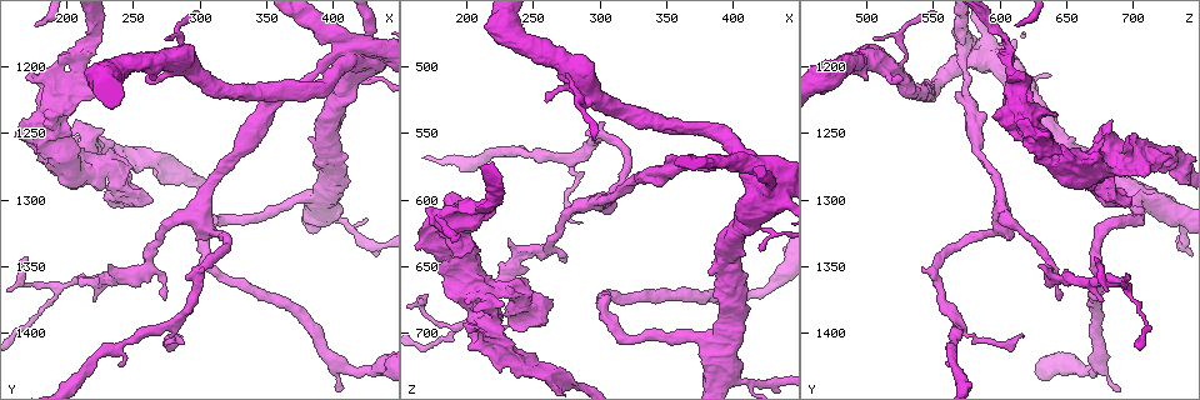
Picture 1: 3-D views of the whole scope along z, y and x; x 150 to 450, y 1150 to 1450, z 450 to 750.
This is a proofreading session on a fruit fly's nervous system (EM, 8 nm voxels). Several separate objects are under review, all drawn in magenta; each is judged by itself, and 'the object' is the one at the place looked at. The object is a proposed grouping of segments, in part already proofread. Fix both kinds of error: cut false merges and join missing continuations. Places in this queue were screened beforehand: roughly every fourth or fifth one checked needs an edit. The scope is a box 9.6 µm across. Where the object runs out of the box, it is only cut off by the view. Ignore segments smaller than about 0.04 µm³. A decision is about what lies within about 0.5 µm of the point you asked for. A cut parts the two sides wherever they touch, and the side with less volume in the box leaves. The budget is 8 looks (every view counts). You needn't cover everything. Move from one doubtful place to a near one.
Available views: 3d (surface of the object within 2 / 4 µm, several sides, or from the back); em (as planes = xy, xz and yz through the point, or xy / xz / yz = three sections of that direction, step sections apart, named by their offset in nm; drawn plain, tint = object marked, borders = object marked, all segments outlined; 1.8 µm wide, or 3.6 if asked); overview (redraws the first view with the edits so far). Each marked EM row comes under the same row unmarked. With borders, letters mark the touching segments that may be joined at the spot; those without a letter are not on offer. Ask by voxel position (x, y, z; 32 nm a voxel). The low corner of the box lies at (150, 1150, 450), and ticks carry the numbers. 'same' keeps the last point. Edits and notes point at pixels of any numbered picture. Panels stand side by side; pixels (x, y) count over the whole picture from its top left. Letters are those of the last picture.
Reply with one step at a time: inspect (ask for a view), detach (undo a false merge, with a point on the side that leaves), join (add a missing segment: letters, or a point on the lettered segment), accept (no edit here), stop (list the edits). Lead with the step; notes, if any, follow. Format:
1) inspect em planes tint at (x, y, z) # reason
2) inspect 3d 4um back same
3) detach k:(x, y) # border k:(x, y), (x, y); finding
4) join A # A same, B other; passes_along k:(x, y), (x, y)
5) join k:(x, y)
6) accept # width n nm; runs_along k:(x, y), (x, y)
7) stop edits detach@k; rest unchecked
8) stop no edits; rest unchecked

inspect 3d 2um at (238, 1272, 658) # stops while still wide

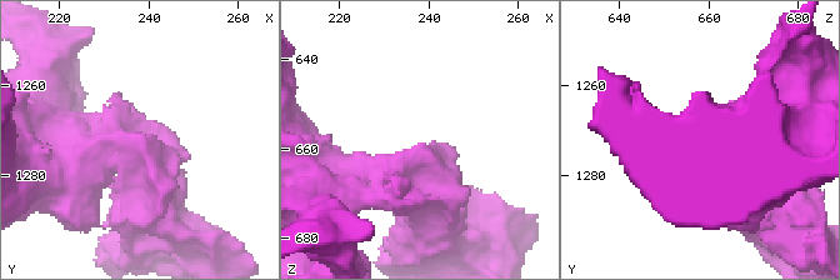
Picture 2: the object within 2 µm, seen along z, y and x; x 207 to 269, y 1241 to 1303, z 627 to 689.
inspect em xy step 8 borders at (240, 1271, 659) # need the tissue

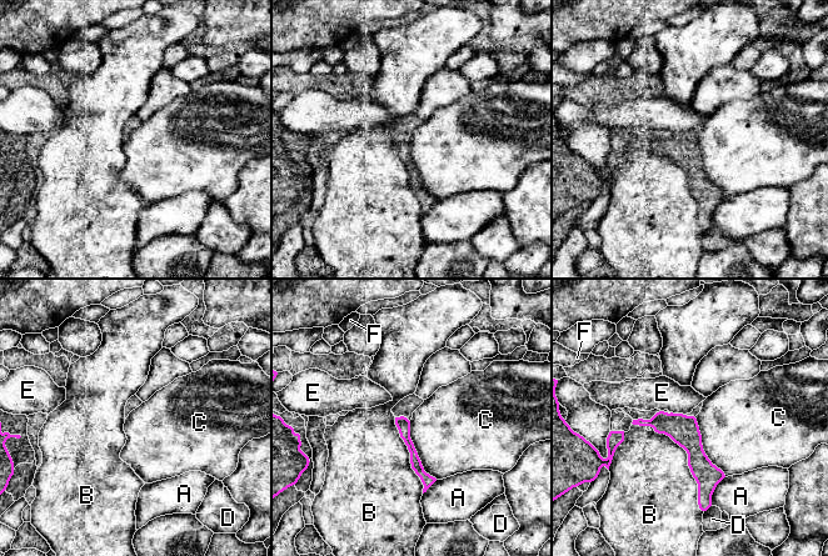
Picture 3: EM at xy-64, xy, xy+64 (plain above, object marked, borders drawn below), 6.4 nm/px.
inspect em planes borders same

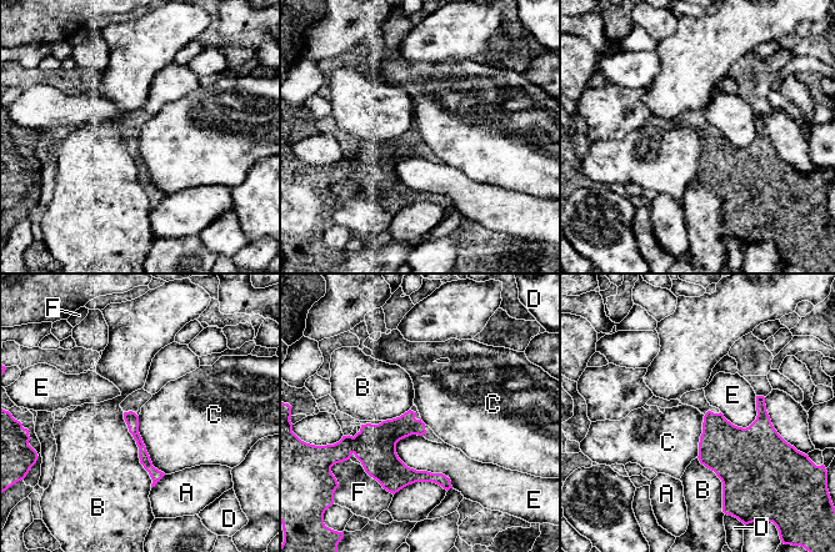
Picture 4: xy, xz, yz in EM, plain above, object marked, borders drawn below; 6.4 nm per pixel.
accept # A other, B other, C other, D other, E other, F other; no lettered segment goes on from it

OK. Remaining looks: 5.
inspect em 3.6um planes borders at (196, 1230, 612)

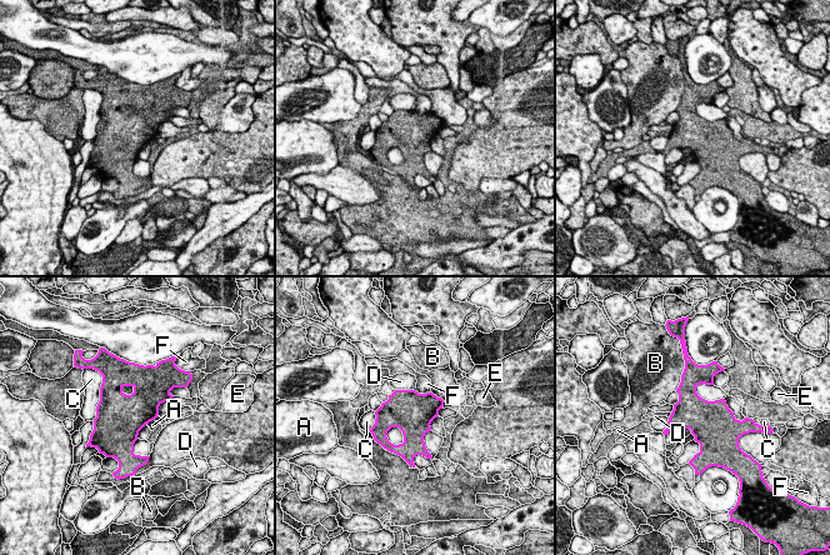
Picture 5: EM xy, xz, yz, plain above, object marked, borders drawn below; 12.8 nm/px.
accept # A other, B other, C other, D other, E other, F other; border 5:(154, 419), (148, 424); one cell here

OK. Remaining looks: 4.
inspect 3d 4um at (412, 1194, 572) # four or more arms meet

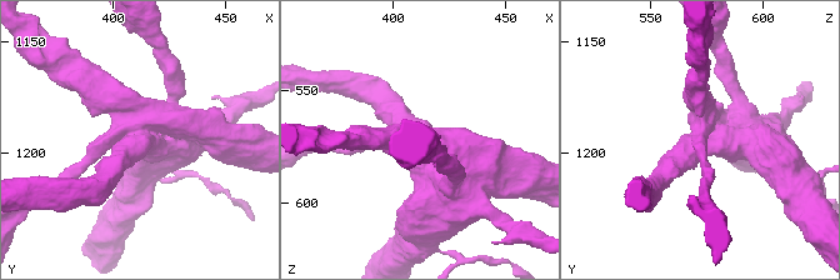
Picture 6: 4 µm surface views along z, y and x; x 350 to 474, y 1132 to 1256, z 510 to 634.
inspect em 3.6um planes tint at (412, 1195, 575) # need the tissue

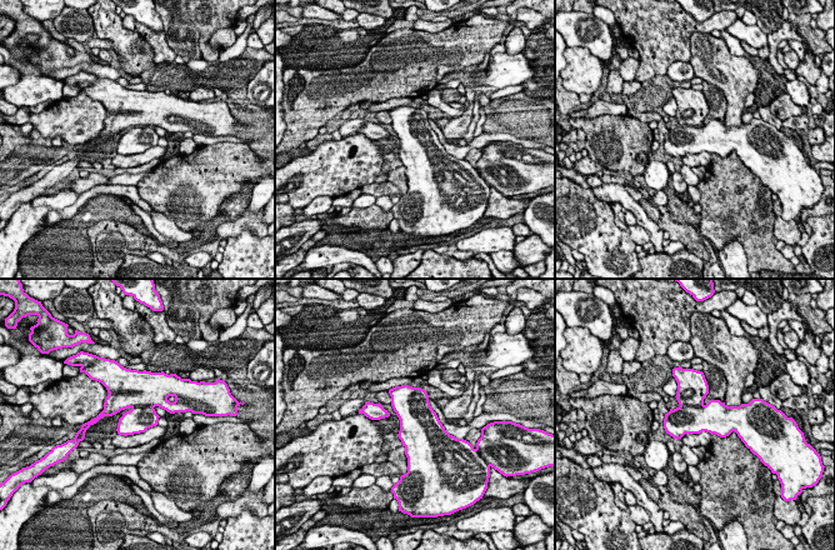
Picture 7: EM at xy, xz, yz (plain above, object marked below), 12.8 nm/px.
inspect em 3.6um planes borders same # what lies round it

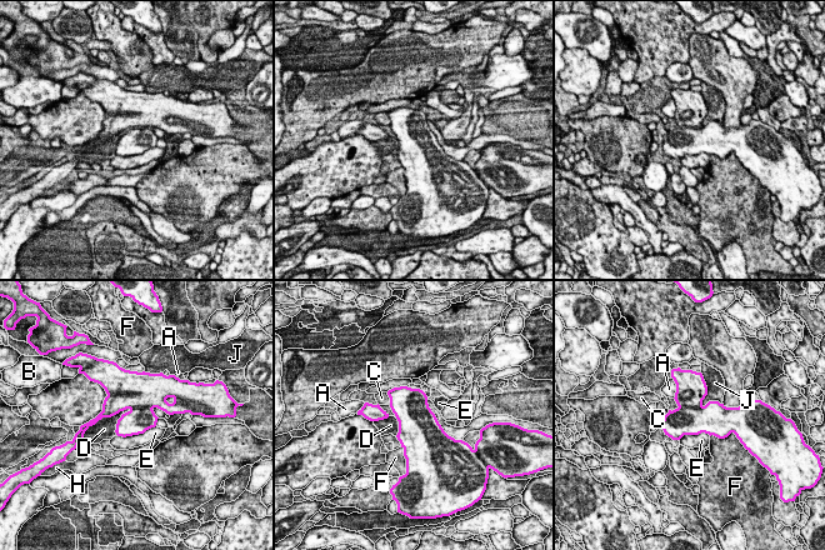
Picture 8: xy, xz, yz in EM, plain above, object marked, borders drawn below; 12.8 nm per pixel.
detach 8:(691, 389) # width 500 nm; A other, B other, C other, D other, E other, F other, H other, J other; border 8:(679, 405), (701, 406); two cells meet here

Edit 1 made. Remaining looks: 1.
stop edits detach@8; rest unchecked

